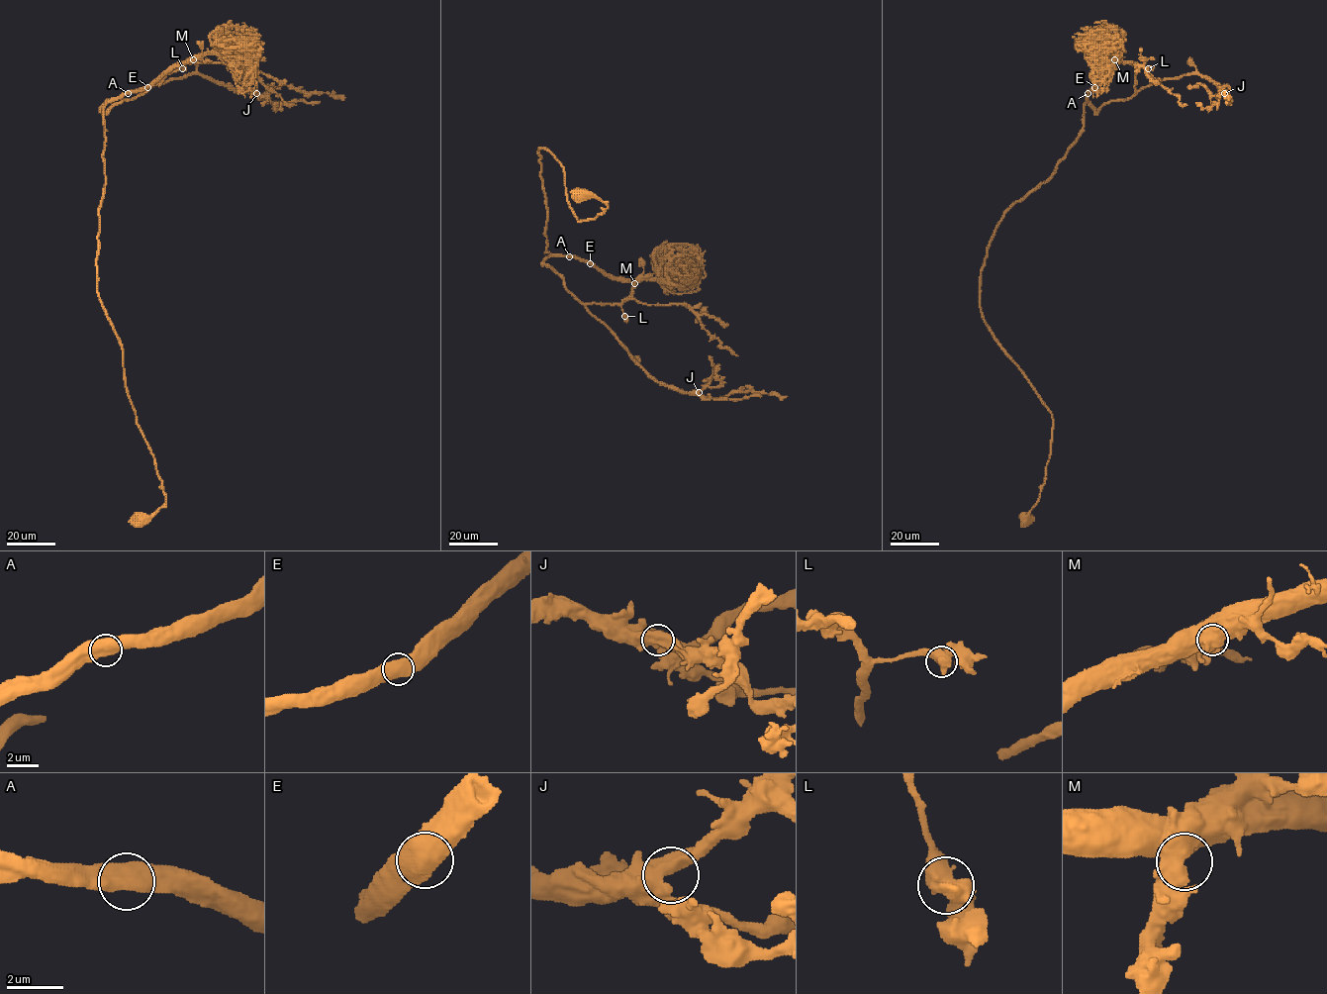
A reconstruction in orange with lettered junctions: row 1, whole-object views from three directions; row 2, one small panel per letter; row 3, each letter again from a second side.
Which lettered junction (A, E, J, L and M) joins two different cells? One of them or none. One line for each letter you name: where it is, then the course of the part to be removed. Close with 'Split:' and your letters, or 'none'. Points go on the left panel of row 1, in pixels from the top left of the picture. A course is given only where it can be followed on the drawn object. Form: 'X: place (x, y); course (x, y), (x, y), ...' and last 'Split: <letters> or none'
Split: none

